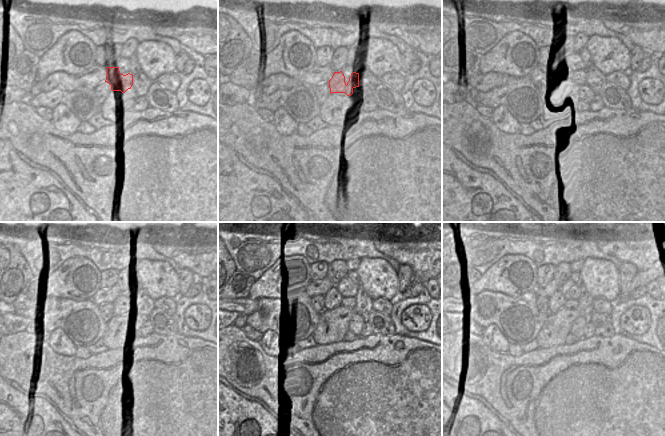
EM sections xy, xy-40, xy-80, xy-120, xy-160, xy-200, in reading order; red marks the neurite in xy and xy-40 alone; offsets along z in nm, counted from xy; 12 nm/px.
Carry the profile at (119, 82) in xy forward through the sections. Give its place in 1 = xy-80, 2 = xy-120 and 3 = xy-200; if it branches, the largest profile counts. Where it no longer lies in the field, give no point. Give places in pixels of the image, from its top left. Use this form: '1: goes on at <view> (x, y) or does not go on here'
1: goes on at xy-80 (568, 82)
2: goes on at xy-120 (122, 304)
3: goes on at xy-200 (570, 304)

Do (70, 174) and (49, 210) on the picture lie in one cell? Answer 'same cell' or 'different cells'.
different cells

